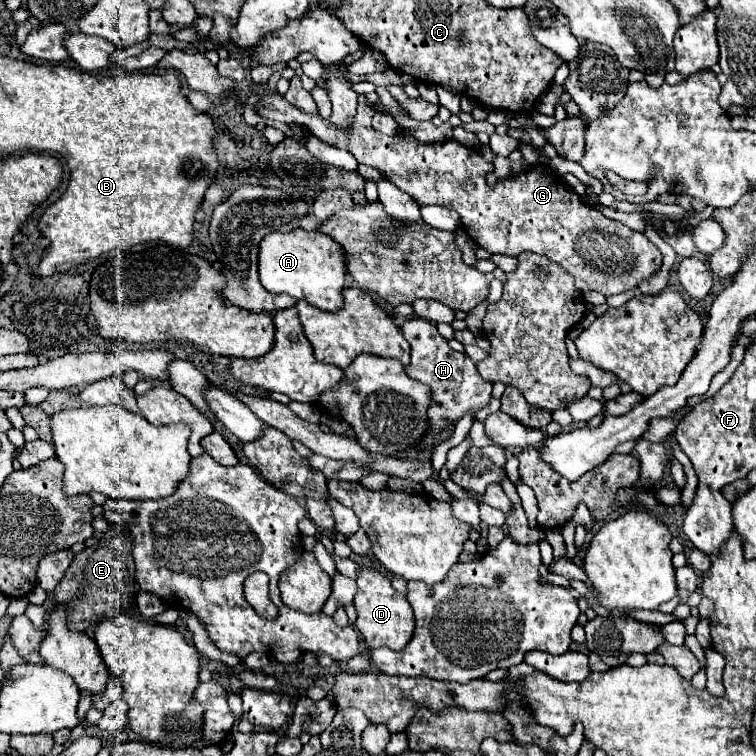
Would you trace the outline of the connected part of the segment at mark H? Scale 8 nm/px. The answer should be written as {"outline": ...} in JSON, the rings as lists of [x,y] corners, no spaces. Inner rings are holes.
{"outline":[[[406,319],[400,325],[402,335],[406,337],[406,341],[410,343],[410,365],[406,365],[406,375],[410,375],[412,379],[424,383],[430,387],[430,407],[428,407],[428,427],[426,427],[426,435],[422,437],[422,443],[418,443],[414,449],[406,449],[402,451],[402,459],[410,459],[410,461],[420,461],[426,463],[430,461],[436,445],[434,445],[434,437],[440,435],[446,427],[454,427],[466,413],[476,415],[476,411],[480,411],[484,405],[490,403],[490,393],[492,393],[492,383],[484,381],[478,371],[474,361],[460,351],[454,351],[448,347],[446,339],[436,331],[436,325],[426,321],[426,319]]]}

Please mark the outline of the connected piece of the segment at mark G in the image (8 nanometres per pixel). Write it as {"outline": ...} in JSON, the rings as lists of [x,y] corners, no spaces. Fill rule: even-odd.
{"outline":[[[266,87],[262,107],[256,103],[256,111],[268,121],[300,123],[318,139],[350,151],[358,163],[382,171],[390,183],[400,191],[406,191],[420,207],[444,205],[456,209],[466,233],[488,253],[518,255],[522,251],[532,251],[544,255],[562,265],[572,277],[586,281],[592,291],[600,291],[606,297],[638,289],[640,283],[652,279],[662,265],[660,249],[648,241],[644,233],[632,231],[624,223],[604,217],[580,195],[568,191],[560,177],[540,169],[538,165],[516,177],[498,179],[494,175],[494,165],[486,161],[480,151],[458,141],[420,143],[406,131],[392,137],[378,133],[370,125],[372,107],[362,93],[358,95],[358,113],[352,129],[346,133],[338,131],[318,115],[298,111],[286,103],[280,93],[270,95]]]}

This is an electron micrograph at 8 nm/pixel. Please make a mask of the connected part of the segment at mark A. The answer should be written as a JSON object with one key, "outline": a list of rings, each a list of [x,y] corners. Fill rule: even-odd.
{"outline":[[[294,229],[290,233],[270,233],[260,241],[260,251],[258,251],[258,273],[260,273],[260,283],[264,285],[266,291],[270,293],[286,293],[294,299],[304,299],[312,307],[318,307],[322,311],[336,311],[342,307],[342,289],[344,289],[344,251],[342,247],[330,239],[328,235],[320,231],[304,231],[304,229]]]}

